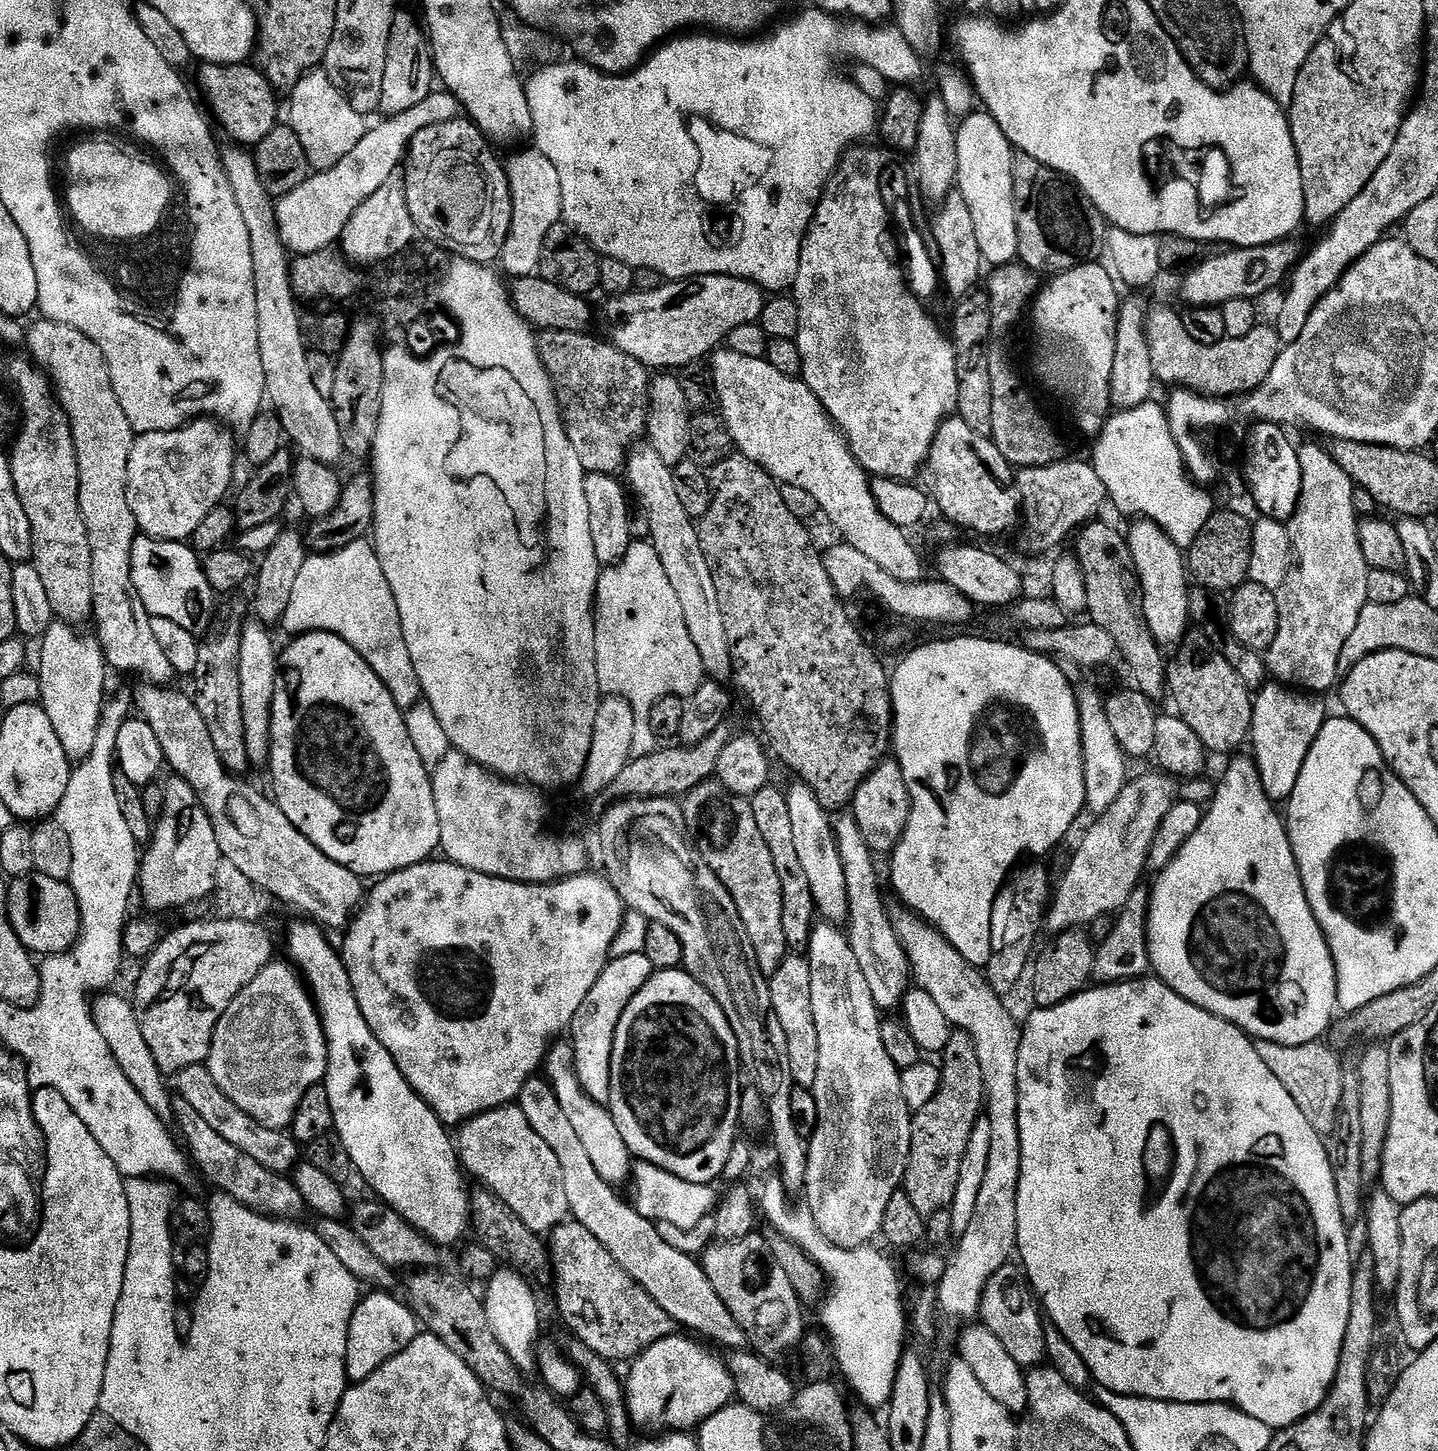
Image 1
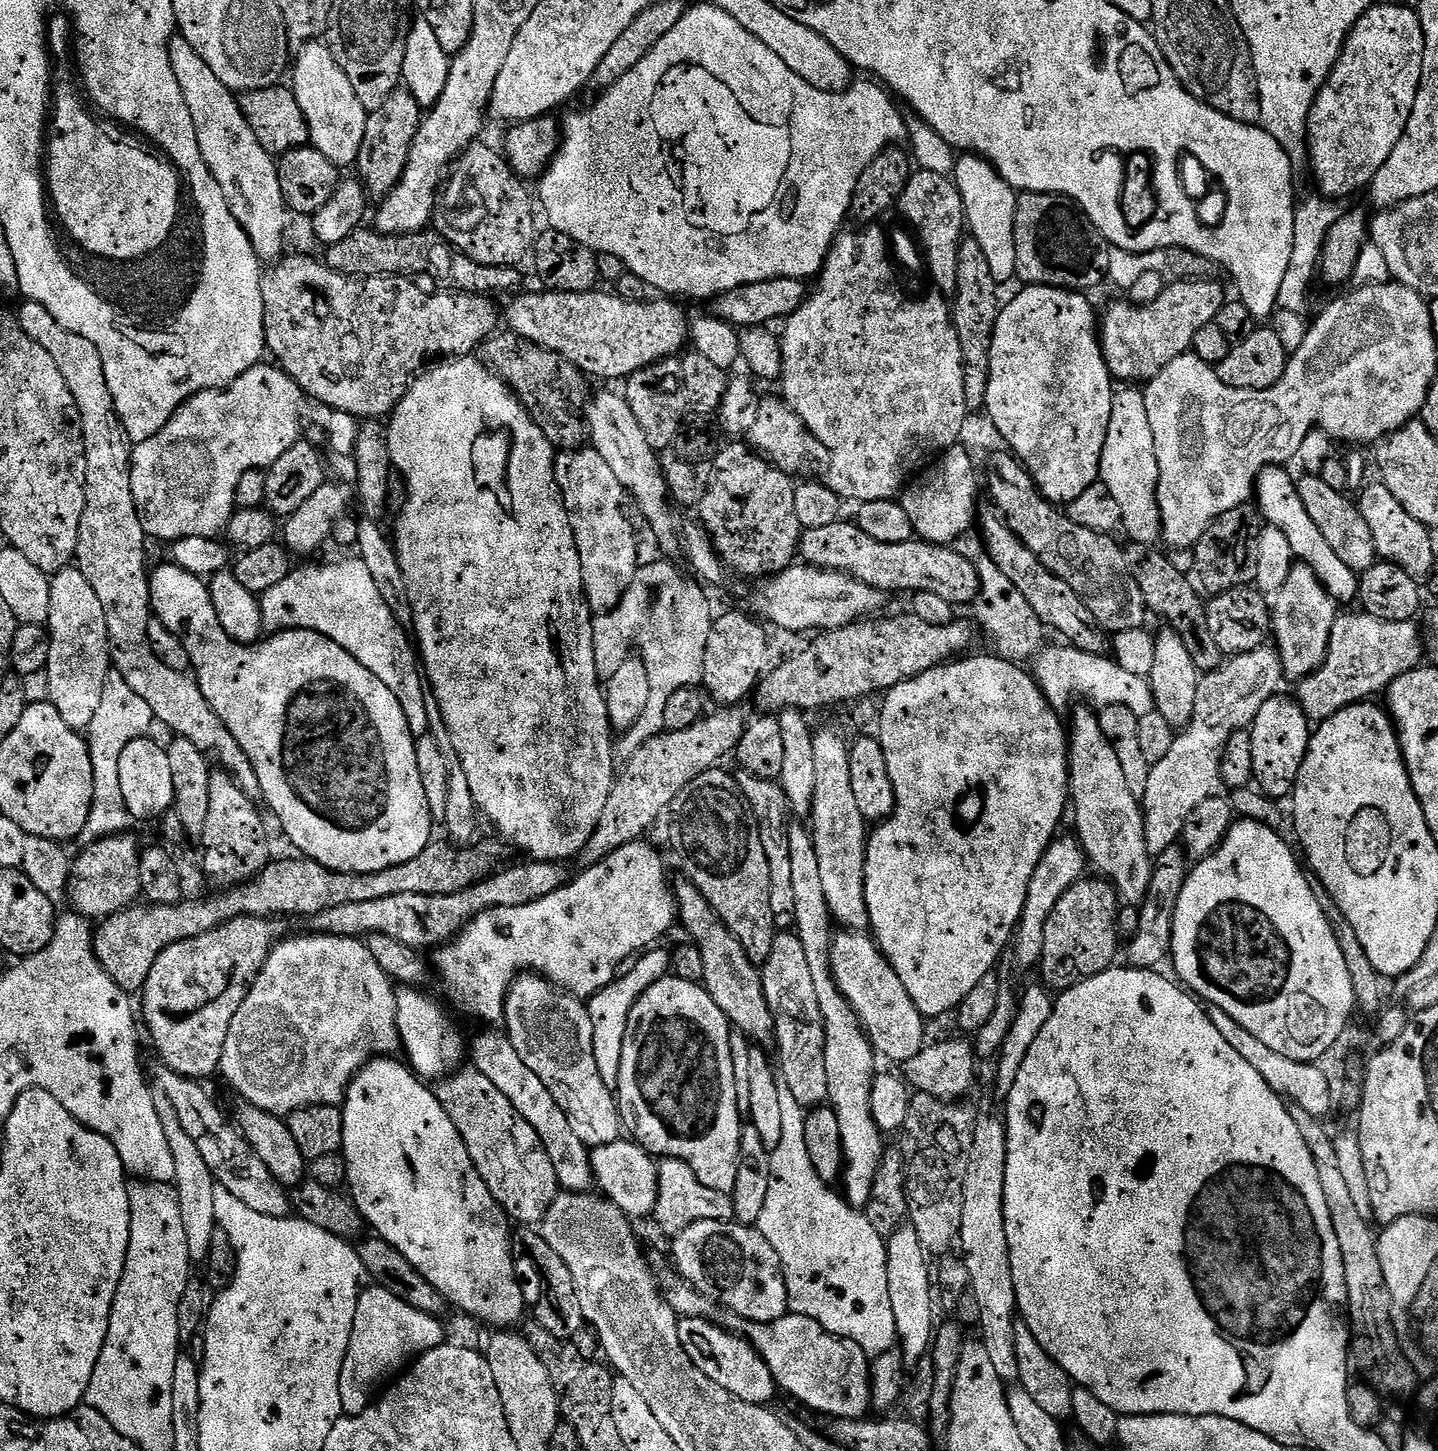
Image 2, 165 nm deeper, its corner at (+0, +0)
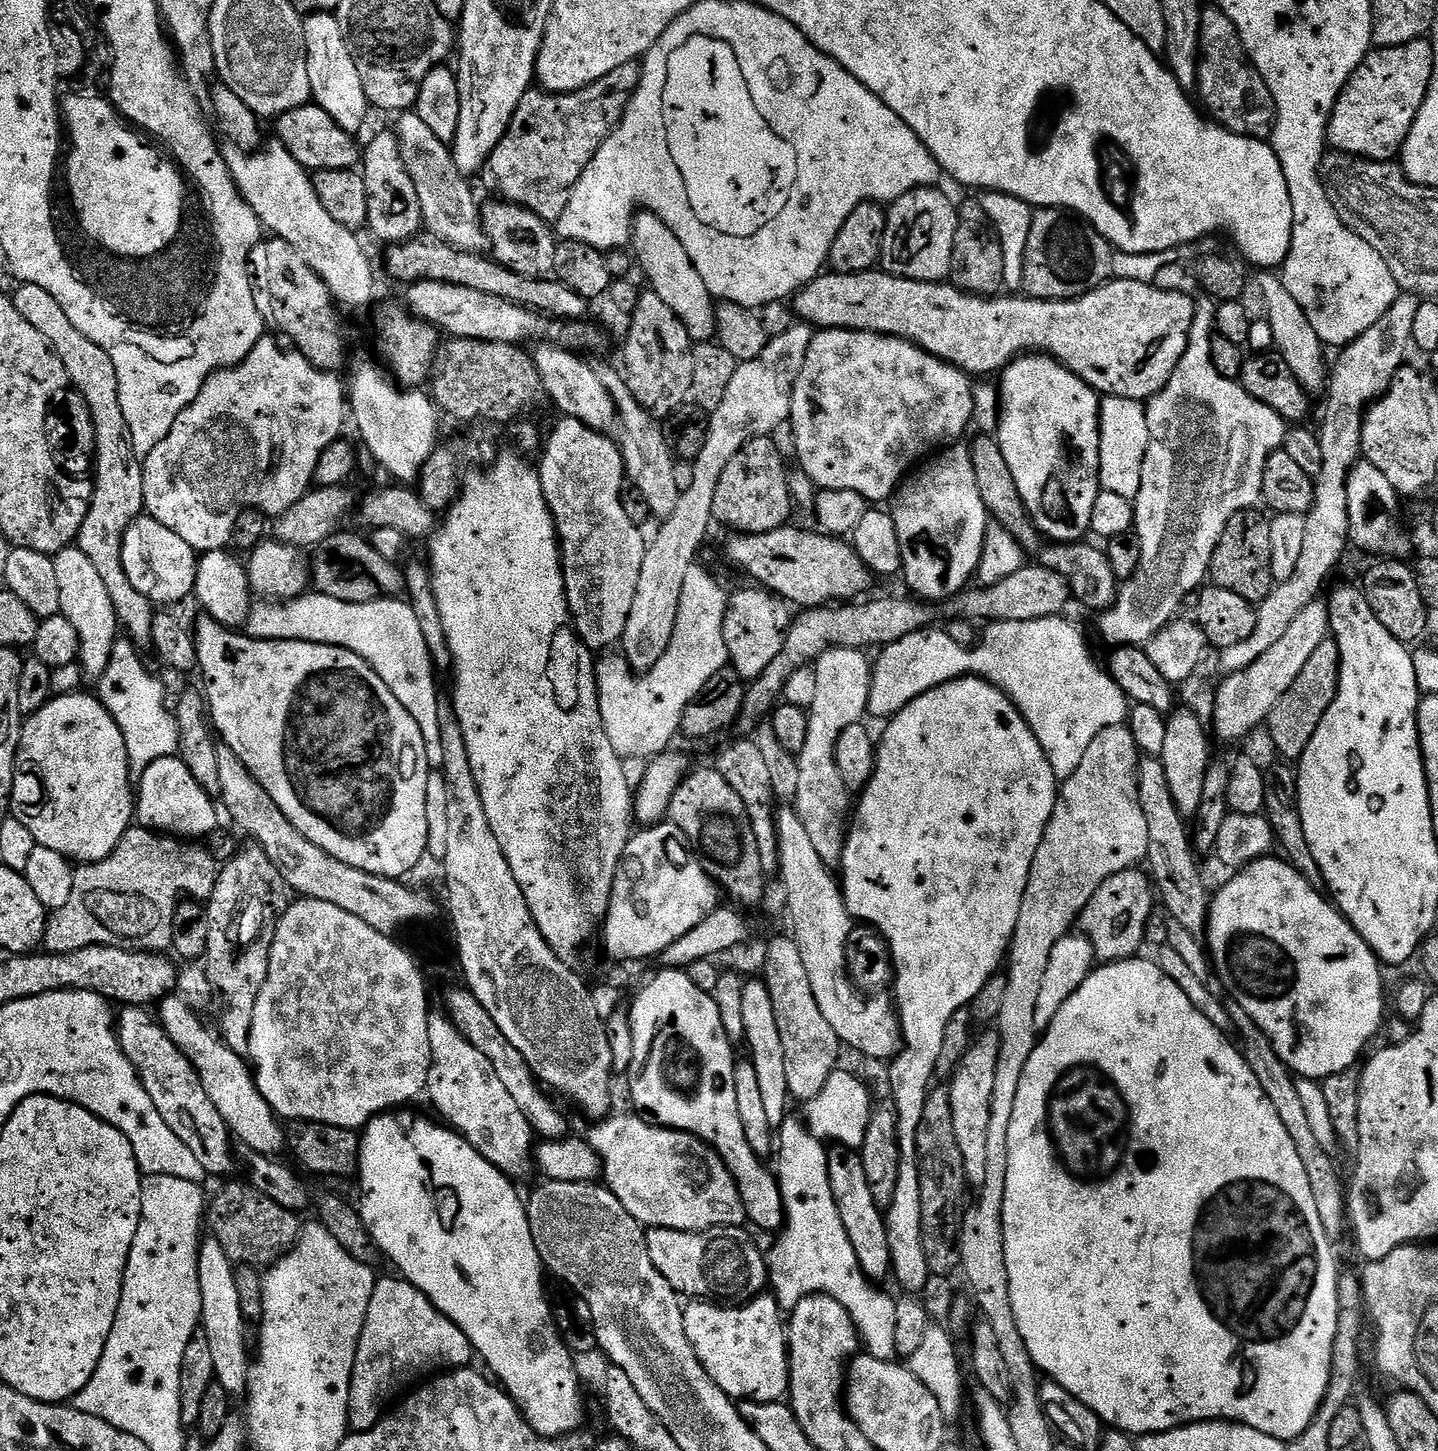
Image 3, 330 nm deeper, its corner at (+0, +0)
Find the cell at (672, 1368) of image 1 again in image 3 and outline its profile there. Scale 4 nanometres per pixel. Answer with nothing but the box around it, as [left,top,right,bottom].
[684,1294,790,1404]

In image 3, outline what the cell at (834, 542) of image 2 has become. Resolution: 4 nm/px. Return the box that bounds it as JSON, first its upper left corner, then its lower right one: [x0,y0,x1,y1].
[724,526,874,610]

